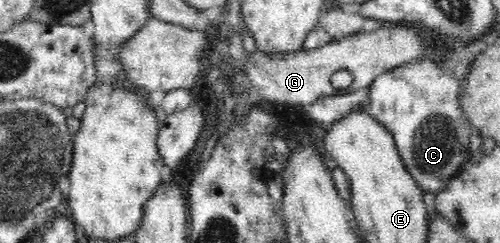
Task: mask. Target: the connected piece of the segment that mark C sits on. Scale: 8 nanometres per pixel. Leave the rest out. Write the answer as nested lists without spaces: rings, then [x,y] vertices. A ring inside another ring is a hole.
[[[418,58],[382,73],[372,82],[369,91],[370,99],[367,111],[393,135],[400,158],[411,177],[416,180],[424,192],[436,194],[440,189],[444,189],[448,179],[456,176],[459,167],[472,155],[466,150],[472,129],[470,129],[464,112],[460,110],[461,86],[459,80],[446,75],[441,64],[430,61],[430,59]]]

